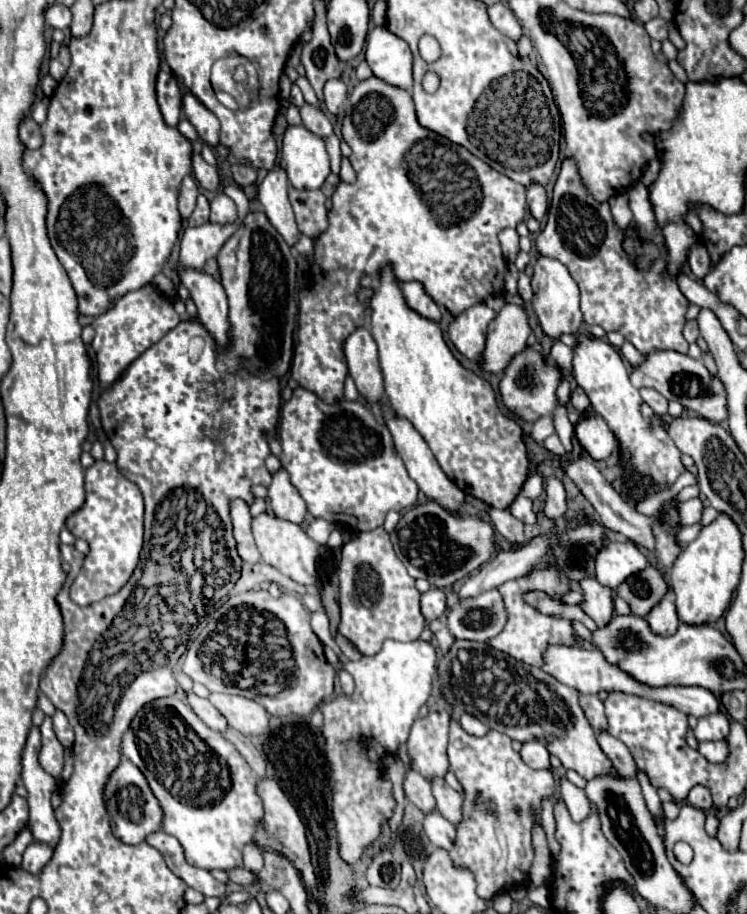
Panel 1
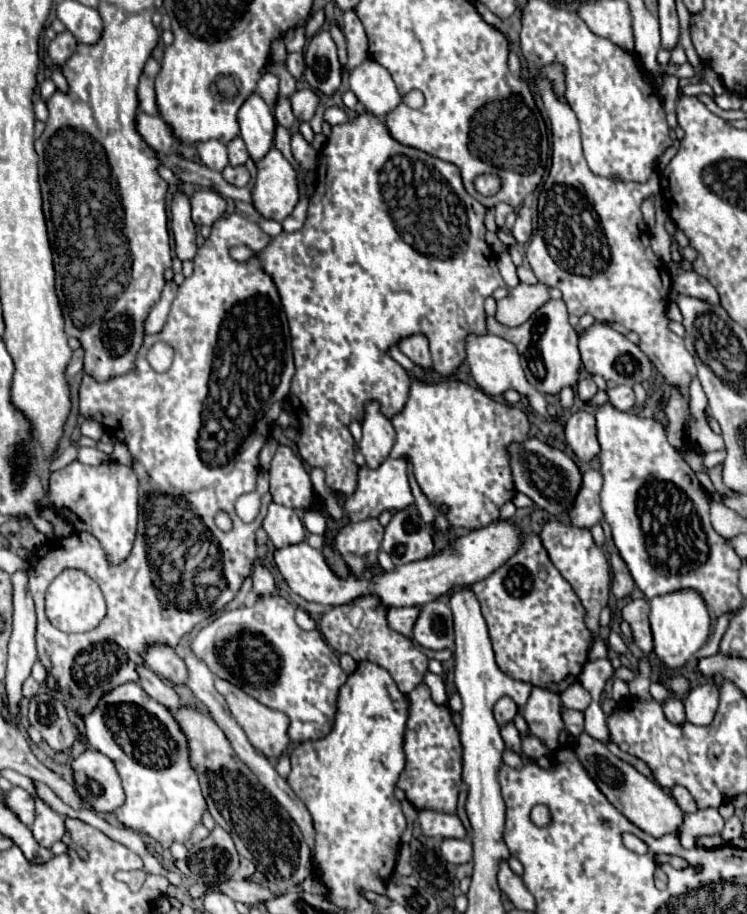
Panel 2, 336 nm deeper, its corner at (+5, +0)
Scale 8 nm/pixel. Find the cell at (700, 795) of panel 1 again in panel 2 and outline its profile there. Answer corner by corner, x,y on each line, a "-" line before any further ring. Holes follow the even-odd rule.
681,785
673,787
673,789
671,789
671,795
673,795
673,799
677,801
677,805
679,805
685,813
693,813
693,811
697,811
695,799
691,797
691,793
689,793
685,787
681,787

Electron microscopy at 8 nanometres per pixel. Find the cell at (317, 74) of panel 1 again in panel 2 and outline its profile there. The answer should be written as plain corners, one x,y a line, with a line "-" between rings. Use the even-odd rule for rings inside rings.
289,53
289,57
287,57
287,69
289,69
289,73
291,73
295,79
299,79
299,77
303,75
303,71
305,71
303,53

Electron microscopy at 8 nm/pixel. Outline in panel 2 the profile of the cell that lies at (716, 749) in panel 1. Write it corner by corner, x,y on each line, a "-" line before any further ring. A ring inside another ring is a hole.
671,699
667,703
663,703
663,713
671,723
685,723
685,707
679,699

